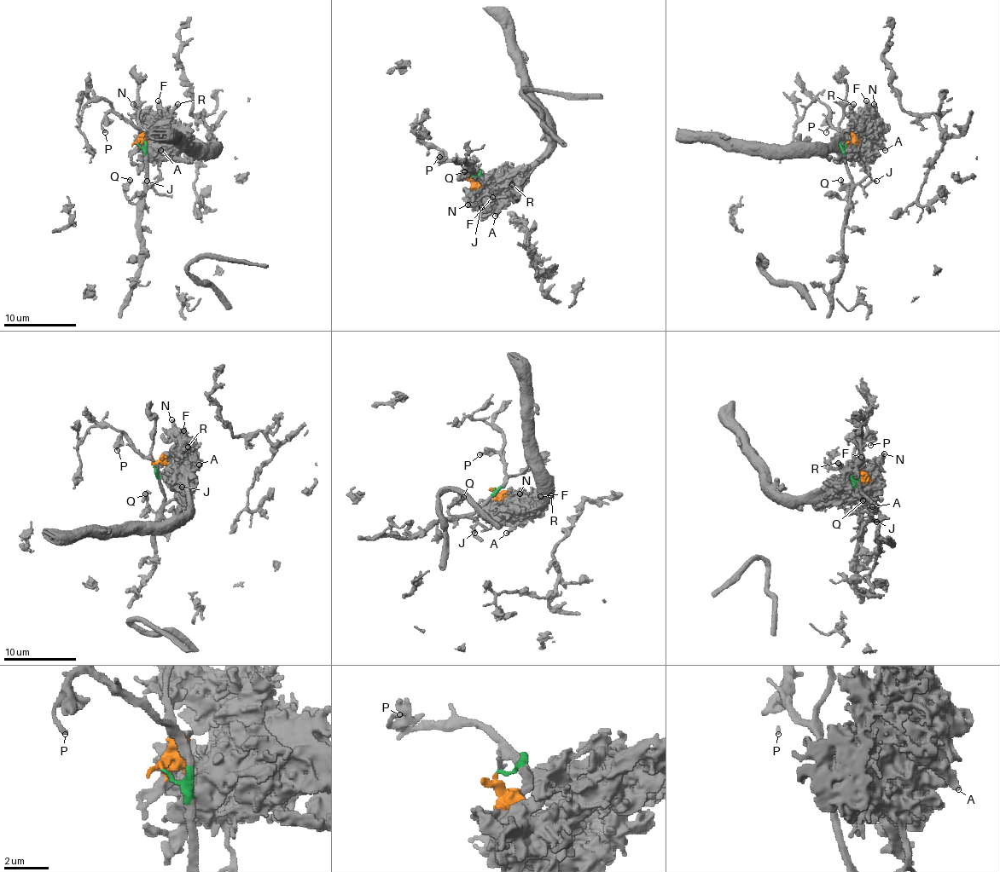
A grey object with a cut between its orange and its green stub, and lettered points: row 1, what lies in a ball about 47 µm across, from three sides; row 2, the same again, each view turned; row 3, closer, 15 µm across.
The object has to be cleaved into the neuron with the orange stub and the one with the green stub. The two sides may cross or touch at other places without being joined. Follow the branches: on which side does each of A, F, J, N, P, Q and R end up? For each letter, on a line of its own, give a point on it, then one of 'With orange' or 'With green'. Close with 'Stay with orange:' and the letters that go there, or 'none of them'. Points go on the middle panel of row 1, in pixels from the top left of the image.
A: Place: (495, 216). With orange
F: Place: (492, 197). With orange
J: Place: (481, 207). With green
N: Place: (468, 205). With orange
P: Place: (439, 157). With green
Q: Place: (464, 171). With green
R: Place: (512, 184). With orange
Stay with orange: A, F, N, R

